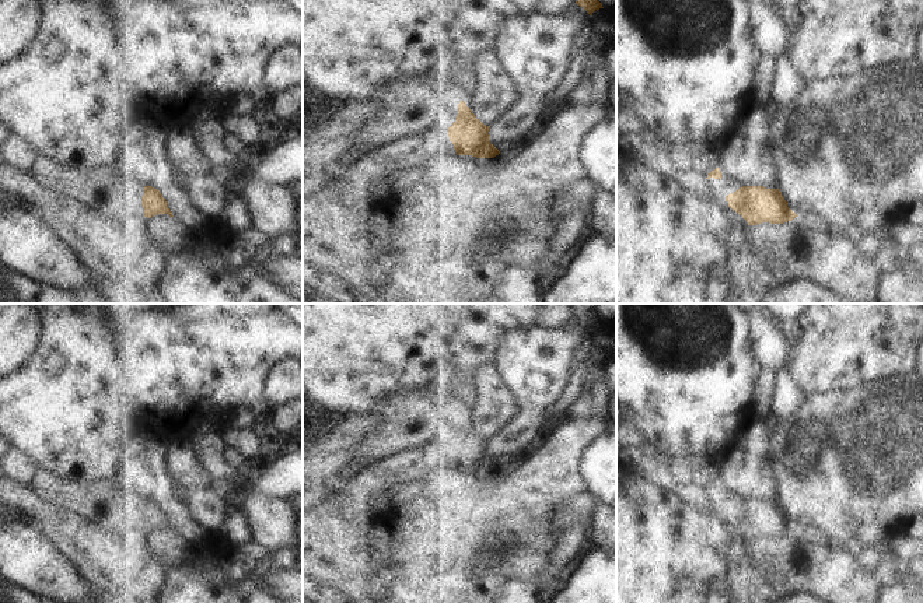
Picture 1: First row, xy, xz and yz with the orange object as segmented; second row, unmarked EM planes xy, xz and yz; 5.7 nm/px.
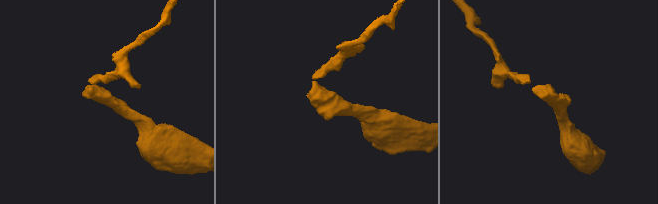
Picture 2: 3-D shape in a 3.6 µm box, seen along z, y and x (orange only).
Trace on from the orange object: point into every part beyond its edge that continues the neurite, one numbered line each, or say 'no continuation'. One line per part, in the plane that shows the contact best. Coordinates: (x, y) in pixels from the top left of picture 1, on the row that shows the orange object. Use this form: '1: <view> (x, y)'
1: xz (404, 111)

